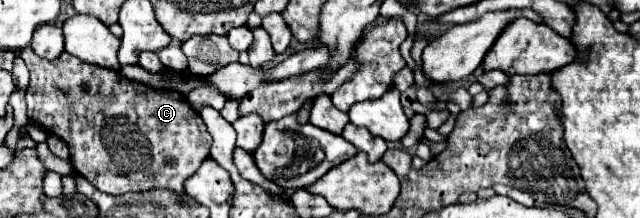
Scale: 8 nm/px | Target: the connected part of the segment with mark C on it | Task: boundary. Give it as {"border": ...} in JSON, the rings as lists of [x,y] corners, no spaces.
{"border":[[[24,47],[20,57],[30,71],[30,87],[26,91],[28,119],[40,125],[46,133],[54,133],[66,141],[74,171],[86,177],[96,189],[110,195],[148,189],[172,189],[182,193],[184,181],[200,167],[204,159],[208,159],[212,137],[204,121],[200,121],[200,115],[178,93],[170,93],[166,89],[152,91],[152,87],[126,79],[118,71],[84,63],[66,51],[58,59],[46,61],[30,47]]]}

